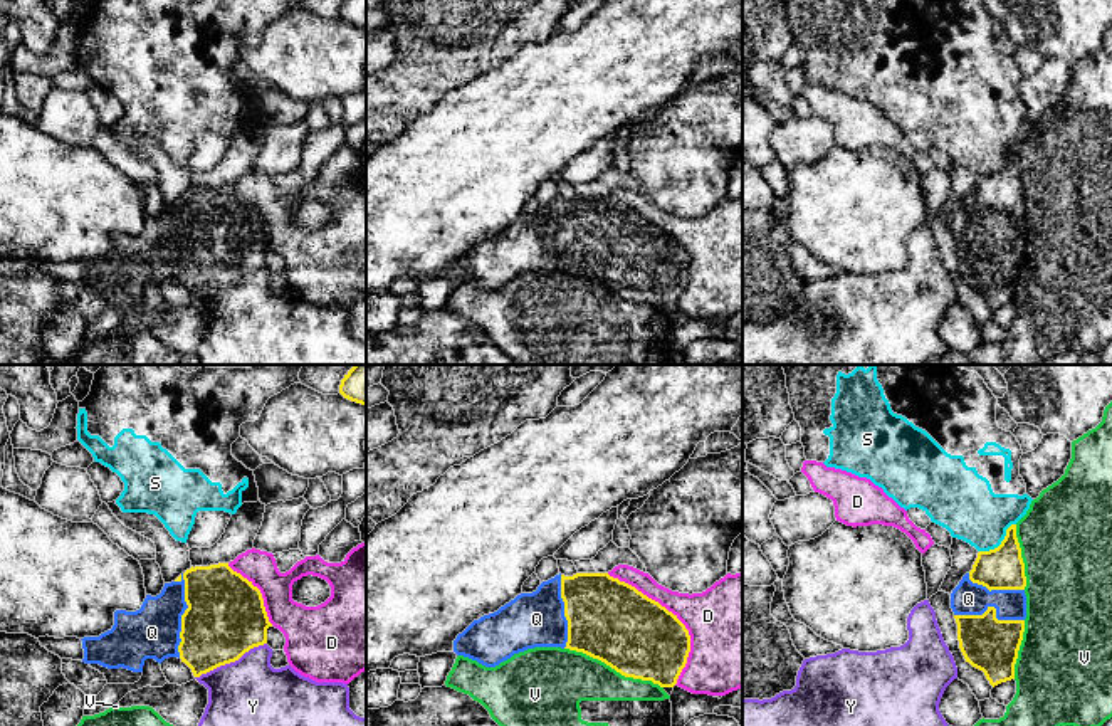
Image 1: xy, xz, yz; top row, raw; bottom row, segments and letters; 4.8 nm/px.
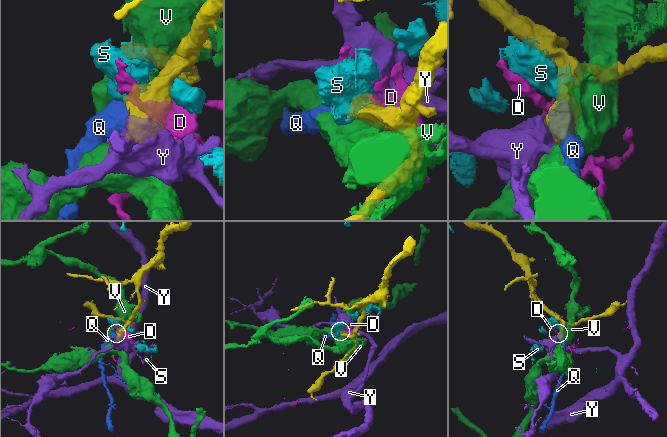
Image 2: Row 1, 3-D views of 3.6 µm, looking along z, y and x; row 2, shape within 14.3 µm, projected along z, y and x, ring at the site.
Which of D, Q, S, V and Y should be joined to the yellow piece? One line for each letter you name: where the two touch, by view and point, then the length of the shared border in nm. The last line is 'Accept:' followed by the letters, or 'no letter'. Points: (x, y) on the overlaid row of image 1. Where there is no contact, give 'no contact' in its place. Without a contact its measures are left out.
Q: contact xy (182, 615); length 400 nm
Accept: Q

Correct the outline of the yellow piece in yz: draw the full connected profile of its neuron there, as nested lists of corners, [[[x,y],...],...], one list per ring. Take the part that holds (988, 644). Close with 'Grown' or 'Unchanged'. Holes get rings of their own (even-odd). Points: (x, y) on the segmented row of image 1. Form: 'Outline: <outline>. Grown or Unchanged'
Outline: [[[1016,524],[1001,544],[979,551],[973,570],[951,593],[959,649],[994,687],[1015,679],[1026,618],[1026,576]]]. Grown

